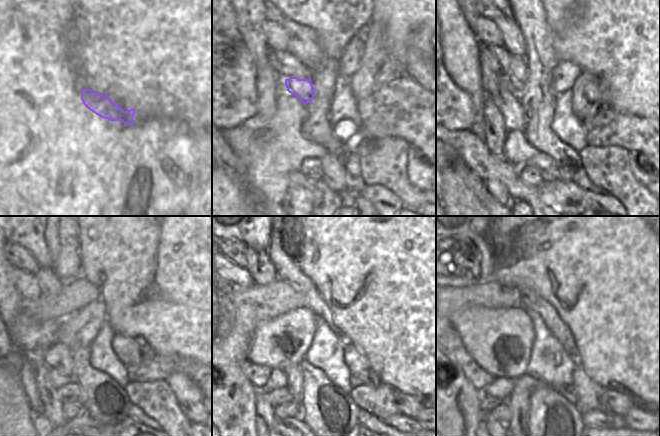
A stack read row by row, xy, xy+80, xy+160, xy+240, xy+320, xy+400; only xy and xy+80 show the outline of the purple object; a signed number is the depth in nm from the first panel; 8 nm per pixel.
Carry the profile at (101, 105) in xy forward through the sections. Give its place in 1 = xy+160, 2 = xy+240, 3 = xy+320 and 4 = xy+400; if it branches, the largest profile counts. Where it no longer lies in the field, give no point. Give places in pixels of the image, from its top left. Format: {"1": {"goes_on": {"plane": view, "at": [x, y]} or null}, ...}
{"1": {"goes_on": {"plane": "xy+160", "at": [516, 77]}}, "2": {"goes_on": {"plane": "xy+240", "at": [49, 284]}}, "3": {"goes_on": {"plane": "xy+320", "at": [263, 272]}}, "4": {"goes_on": {"plane": "xy+400", "at": [484, 272]}}}

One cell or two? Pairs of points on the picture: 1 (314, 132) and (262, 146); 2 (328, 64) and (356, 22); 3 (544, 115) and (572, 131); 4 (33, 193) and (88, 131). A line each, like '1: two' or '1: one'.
1: two
2: one
3: two
4: one

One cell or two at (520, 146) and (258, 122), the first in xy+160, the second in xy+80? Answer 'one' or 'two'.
one

